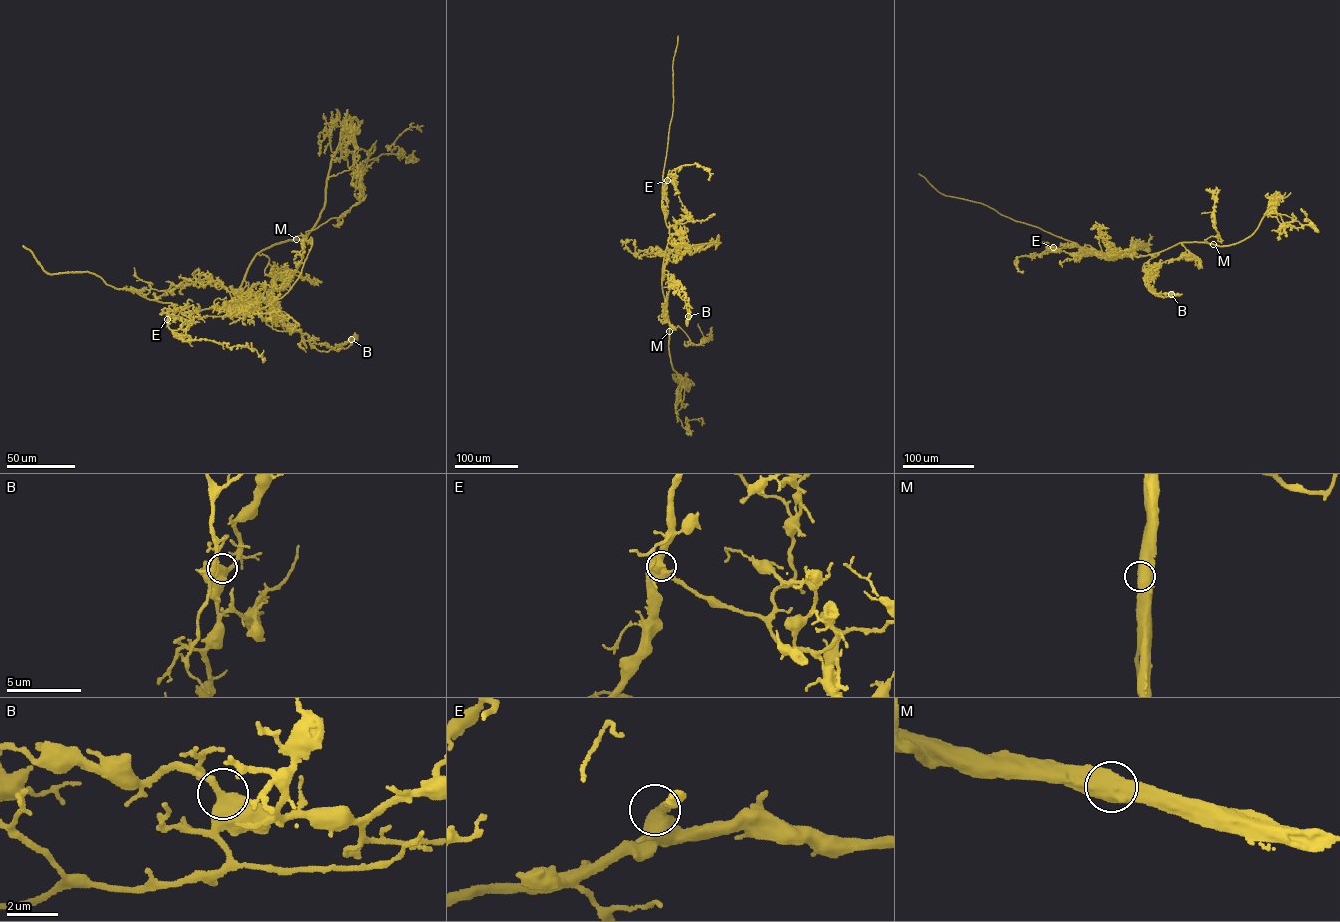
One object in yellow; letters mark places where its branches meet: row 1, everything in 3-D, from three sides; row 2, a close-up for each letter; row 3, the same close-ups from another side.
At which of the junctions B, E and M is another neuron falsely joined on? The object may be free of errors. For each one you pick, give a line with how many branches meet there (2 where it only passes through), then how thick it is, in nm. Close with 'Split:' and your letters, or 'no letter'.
Split: no letter

